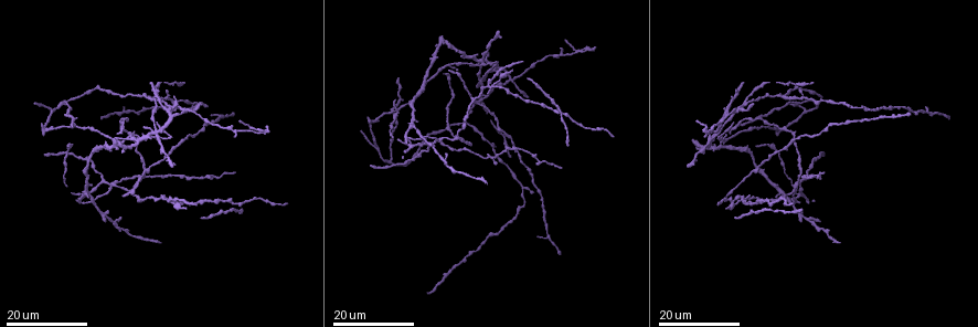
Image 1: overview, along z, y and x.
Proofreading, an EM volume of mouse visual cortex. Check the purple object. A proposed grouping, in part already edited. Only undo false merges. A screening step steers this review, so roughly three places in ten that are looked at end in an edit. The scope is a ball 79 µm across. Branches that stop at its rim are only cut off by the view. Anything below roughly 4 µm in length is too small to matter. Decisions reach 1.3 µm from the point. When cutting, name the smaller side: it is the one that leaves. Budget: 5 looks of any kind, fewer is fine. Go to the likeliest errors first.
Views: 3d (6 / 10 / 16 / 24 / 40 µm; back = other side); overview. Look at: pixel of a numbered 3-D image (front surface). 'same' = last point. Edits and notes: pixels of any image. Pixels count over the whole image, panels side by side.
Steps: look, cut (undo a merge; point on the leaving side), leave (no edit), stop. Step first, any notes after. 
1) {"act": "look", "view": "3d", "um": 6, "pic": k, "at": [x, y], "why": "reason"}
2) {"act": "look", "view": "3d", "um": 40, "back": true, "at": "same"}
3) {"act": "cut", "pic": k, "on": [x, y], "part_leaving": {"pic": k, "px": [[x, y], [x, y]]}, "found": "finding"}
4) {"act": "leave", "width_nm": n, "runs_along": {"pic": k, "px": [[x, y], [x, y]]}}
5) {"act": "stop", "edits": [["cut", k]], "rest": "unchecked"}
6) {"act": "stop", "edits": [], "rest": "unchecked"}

{"act": "look", "view": "3d", "um": 24, "pic": 1, "at": [444, 67], "why": "thin arm on a thick one"}

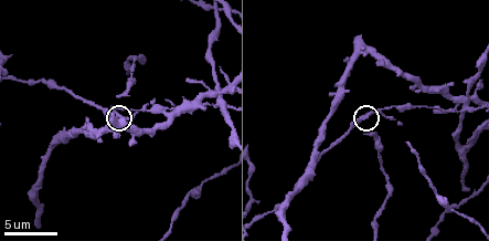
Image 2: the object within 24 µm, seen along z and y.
{"act": "look", "view": "3d", "um": 10, "pic": 2, "at": [117, 112], "why": "closer look"}

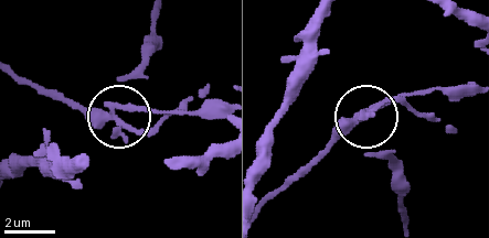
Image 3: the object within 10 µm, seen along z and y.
{"act": "cut", "pic": 3, "on": [145, 111], "arms": 3, "found": "a second cell is stuck on"}

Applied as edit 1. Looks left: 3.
{"act": "look", "view": "3d", "um": 16, "pic": 1, "at": [185, 107], "why": "four or more arms meet"}

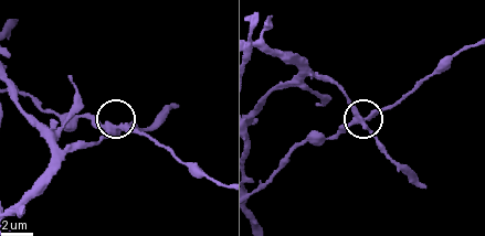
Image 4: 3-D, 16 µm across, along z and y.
{"act": "look", "view": "3d", "um": 10, "pic": 4, "at": [109, 124], "why": "zoom in"}

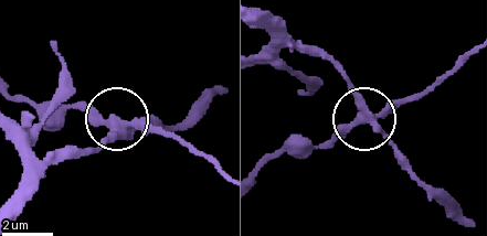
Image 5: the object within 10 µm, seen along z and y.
{"act": "leave", "width_nm": 310, "found": "one cell here"}

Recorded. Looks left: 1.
{"act": "stop", "edits": [["cut", 3]], "rest": "unchecked"}

